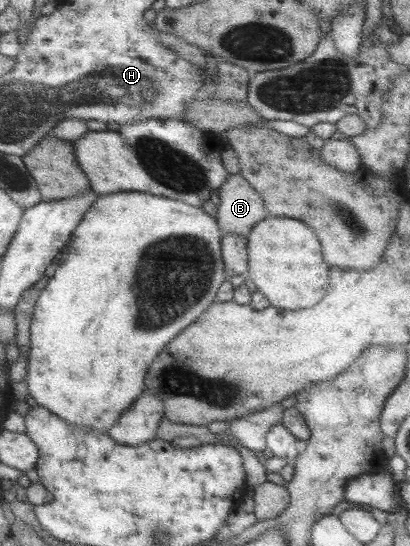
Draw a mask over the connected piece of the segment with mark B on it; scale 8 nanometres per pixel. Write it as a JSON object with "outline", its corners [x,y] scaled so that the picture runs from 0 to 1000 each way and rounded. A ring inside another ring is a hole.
{"outline":[[[561,319],[537,346],[529,403],[549,429],[610,432],[620,416],[656,396],[646,364],[588,319]]]}

